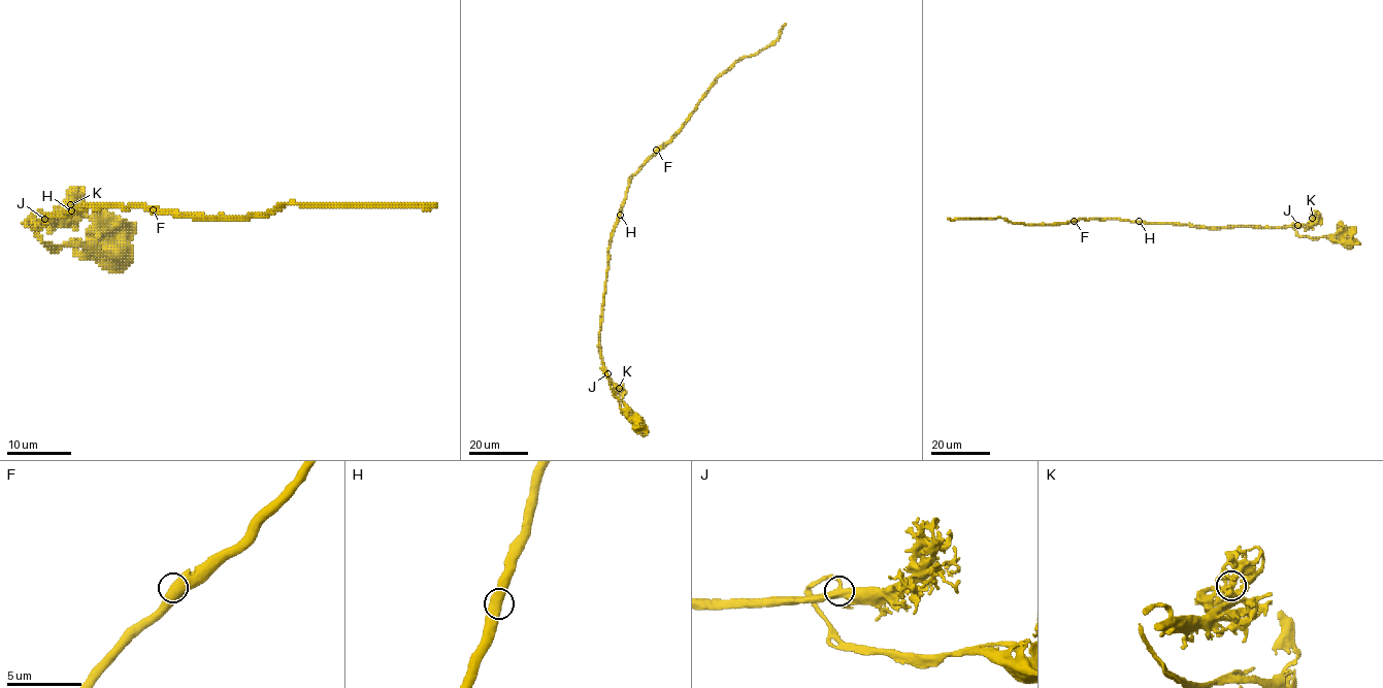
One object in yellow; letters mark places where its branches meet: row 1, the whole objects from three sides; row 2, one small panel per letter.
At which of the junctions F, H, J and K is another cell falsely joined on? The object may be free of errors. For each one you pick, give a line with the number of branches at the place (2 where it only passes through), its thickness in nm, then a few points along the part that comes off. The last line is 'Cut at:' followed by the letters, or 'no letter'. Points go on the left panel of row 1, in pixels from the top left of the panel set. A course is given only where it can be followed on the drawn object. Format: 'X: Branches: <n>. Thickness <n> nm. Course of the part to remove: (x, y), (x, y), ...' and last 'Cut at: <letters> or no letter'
Cut at: no letter

